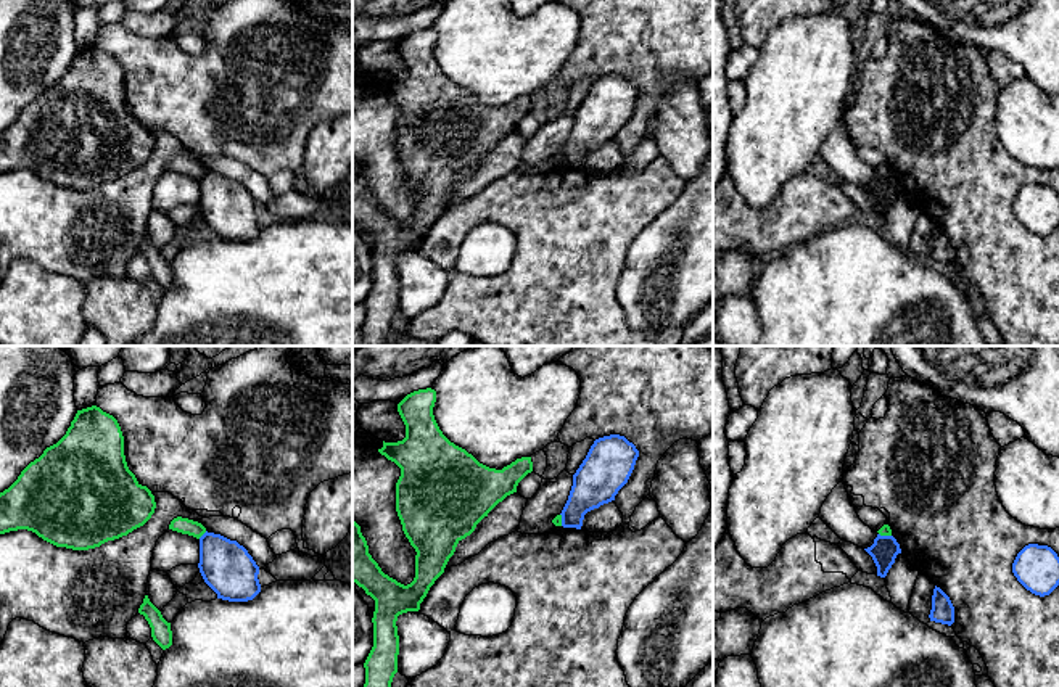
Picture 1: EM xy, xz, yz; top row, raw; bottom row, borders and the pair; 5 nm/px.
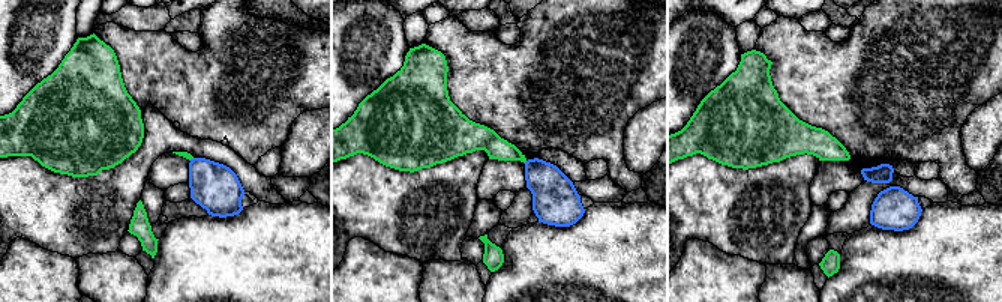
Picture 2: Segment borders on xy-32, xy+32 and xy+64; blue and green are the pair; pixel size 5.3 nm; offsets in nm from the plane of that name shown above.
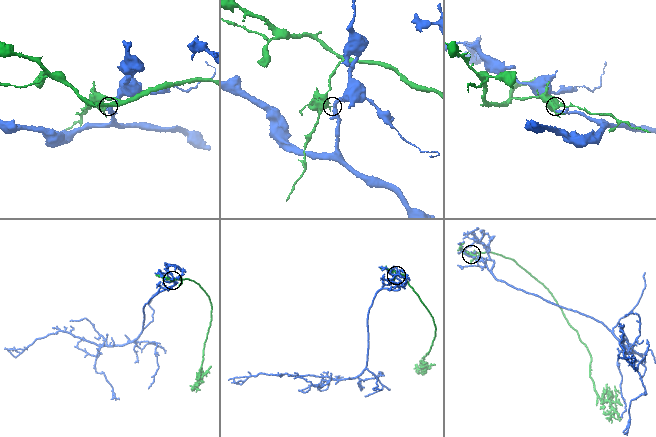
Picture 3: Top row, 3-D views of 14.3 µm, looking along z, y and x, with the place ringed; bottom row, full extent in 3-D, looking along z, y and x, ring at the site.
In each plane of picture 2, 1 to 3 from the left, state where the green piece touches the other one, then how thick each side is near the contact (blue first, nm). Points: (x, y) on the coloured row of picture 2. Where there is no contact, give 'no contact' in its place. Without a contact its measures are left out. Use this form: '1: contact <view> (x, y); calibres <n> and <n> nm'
1: contact xy-32 (191, 160); calibres 260 and 40 nm
2: contact xy+32 (527, 161); calibres 240 and 120 nm
3: no contact

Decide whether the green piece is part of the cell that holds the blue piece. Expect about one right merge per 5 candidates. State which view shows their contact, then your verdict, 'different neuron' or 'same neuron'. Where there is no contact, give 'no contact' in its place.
xy | different neuron

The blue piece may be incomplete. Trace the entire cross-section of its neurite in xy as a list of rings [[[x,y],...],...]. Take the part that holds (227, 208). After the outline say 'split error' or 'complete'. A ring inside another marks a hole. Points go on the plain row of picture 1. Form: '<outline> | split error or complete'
[[[204,172],[200,177],[200,212],[204,222],[229,241],[248,241],[261,232],[259,206],[237,180]]] | complete

